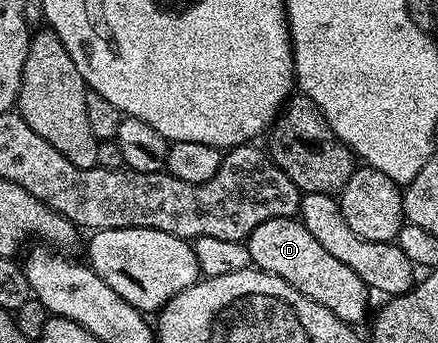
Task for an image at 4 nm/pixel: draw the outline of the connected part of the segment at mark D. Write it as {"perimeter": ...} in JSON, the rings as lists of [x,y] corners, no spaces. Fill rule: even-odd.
{"perimeter":[[[293,217],[263,221],[263,225],[250,233],[247,246],[252,266],[256,270],[277,275],[345,323],[358,325],[364,321],[369,311],[371,289],[361,280],[359,273],[355,273],[355,269],[347,269],[343,261],[331,257],[331,253],[327,253],[327,249],[323,249],[323,245],[311,237],[304,223]]]}

